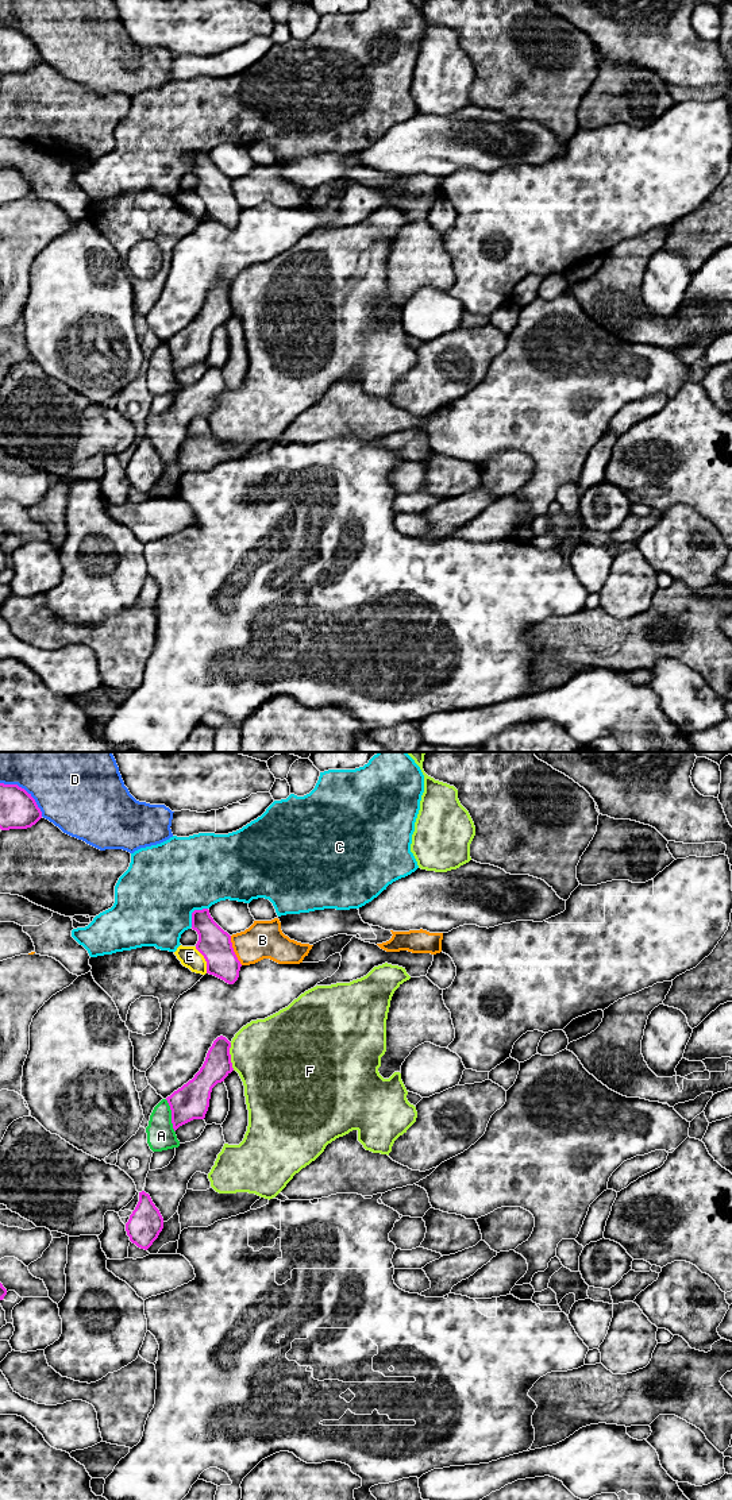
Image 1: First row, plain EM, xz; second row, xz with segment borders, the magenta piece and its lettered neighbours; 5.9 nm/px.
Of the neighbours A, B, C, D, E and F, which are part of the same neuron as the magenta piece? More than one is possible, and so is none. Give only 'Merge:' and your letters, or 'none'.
Merge: none

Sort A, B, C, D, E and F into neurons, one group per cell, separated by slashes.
A / B / C / D / E / F

